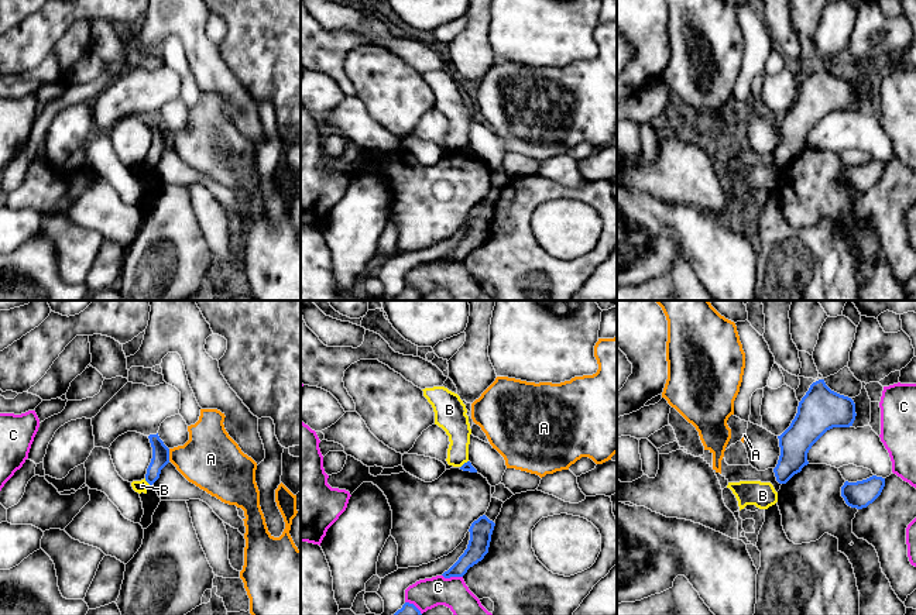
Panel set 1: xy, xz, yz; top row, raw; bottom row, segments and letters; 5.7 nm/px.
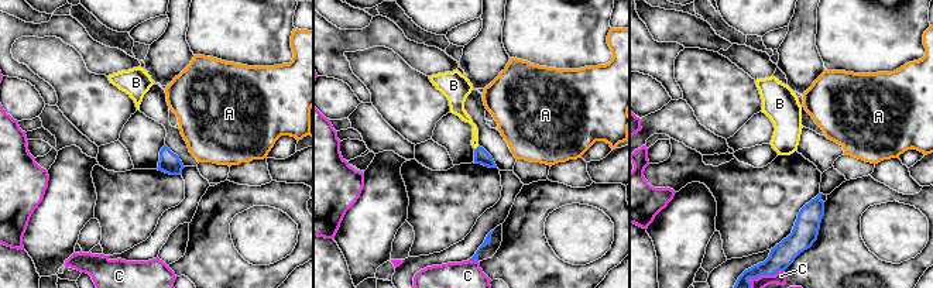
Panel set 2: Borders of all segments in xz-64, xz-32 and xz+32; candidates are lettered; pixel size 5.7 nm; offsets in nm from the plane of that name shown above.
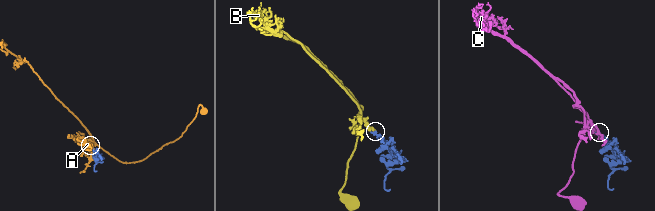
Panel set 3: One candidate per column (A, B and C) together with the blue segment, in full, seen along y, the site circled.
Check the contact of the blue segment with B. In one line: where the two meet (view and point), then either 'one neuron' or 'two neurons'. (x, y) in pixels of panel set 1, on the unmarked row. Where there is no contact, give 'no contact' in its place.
meets blue in xy at (147, 165); two neurons

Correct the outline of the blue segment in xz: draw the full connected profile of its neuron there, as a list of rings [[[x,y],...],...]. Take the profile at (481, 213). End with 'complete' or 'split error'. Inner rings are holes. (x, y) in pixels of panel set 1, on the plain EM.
[[[486,199],[474,205],[469,213],[470,224],[464,237],[459,244],[442,260],[445,262],[463,261],[470,251],[477,248],[488,237],[491,219],[495,207],[490,205]]]; complete

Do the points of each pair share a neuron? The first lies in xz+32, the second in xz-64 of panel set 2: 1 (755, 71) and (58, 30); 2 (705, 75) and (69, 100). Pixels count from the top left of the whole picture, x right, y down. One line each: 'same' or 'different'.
1: same
2: same

